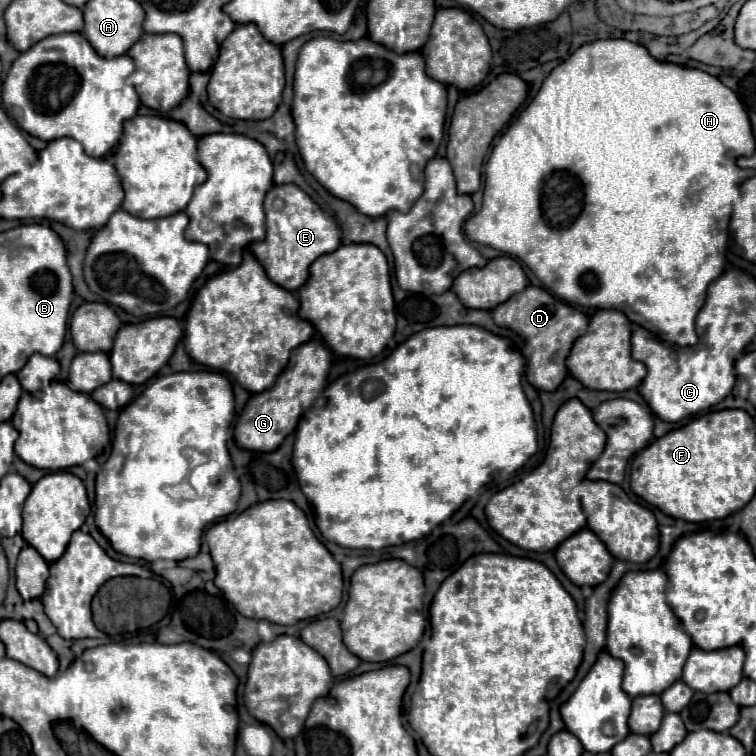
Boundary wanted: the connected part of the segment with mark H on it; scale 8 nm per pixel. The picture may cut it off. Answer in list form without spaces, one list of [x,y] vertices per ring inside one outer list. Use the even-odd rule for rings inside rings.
[[[605,39],[593,41],[579,47],[567,61],[559,63],[549,77],[543,81],[539,93],[531,105],[521,111],[515,123],[499,137],[489,161],[485,163],[485,189],[483,189],[483,209],[471,215],[465,223],[465,235],[471,241],[493,247],[521,263],[525,263],[535,277],[559,299],[571,305],[591,307],[591,309],[617,309],[627,315],[631,323],[637,323],[653,331],[665,343],[677,347],[689,347],[697,343],[695,317],[705,303],[707,287],[713,279],[723,273],[725,245],[729,237],[731,201],[733,189],[739,187],[749,173],[735,165],[737,157],[749,157],[755,151],[755,137],[751,133],[749,117],[737,99],[737,95],[725,87],[717,77],[701,71],[689,69],[673,63],[661,63],[653,59],[643,45],[631,43],[627,39]]]

